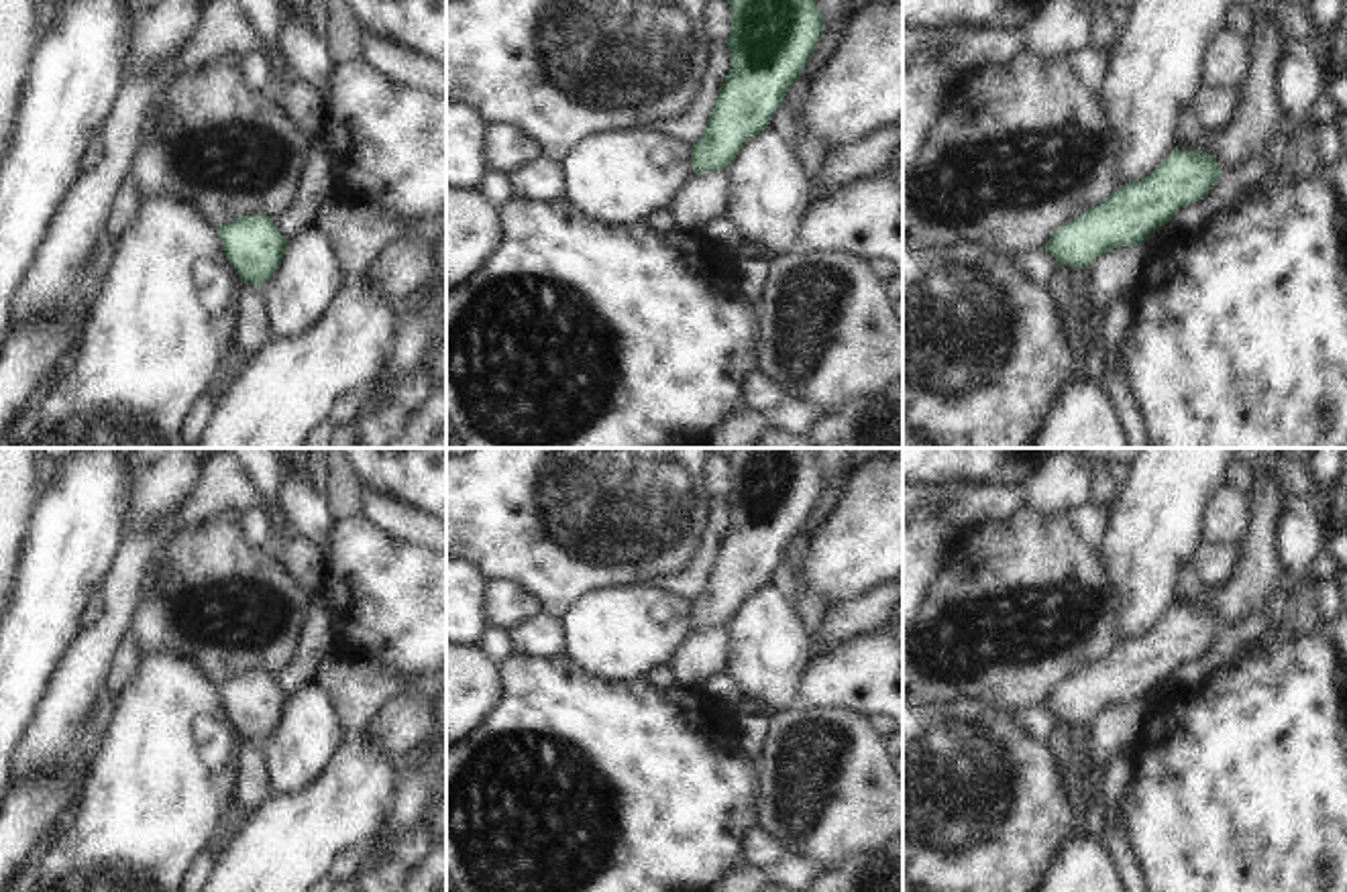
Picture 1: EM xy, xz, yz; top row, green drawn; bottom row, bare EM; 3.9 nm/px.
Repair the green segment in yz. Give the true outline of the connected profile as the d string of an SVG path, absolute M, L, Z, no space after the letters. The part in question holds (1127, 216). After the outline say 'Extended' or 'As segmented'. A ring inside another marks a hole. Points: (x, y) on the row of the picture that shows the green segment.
M1174 149L1145 179L1125 183L1100 206L1064 224L1045 250L1058 265L1086 267L1111 248L1143 244L1180 208L1208 196L1221 173L1210 153Z. As segmented

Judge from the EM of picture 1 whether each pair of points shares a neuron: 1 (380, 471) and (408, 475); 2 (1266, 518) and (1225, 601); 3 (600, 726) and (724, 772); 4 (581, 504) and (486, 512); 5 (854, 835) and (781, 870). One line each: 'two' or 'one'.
1: one
2: one
3: one
4: one
5: two

